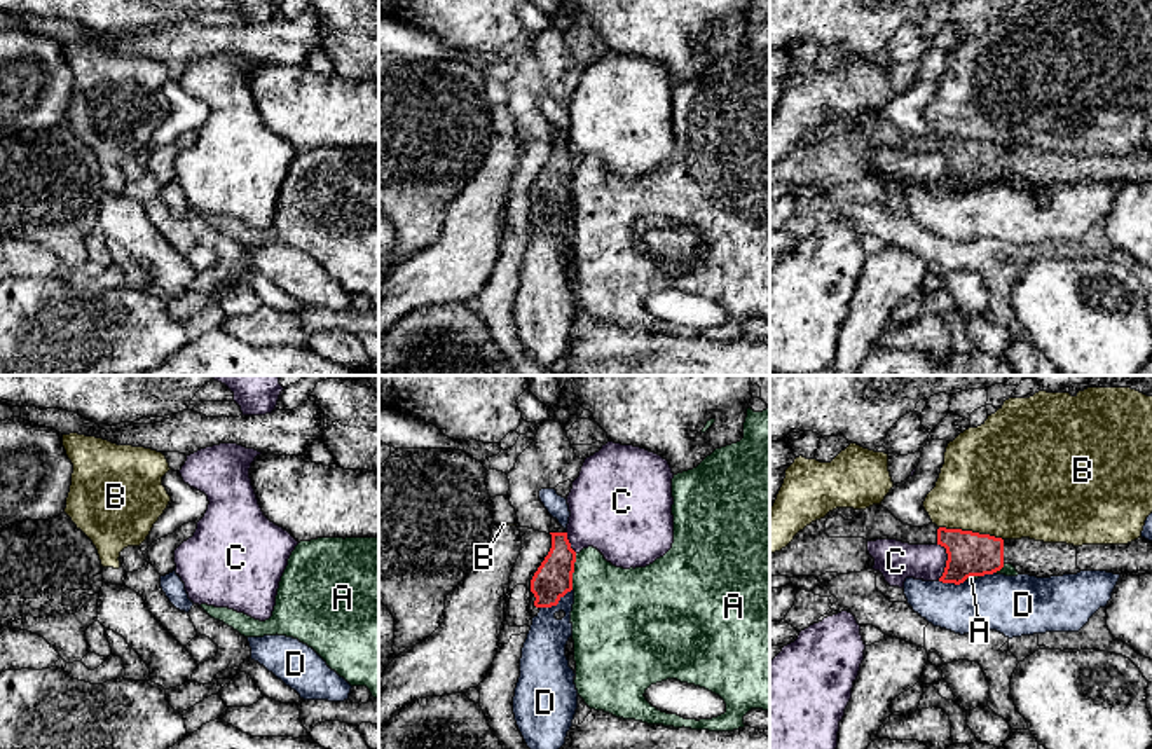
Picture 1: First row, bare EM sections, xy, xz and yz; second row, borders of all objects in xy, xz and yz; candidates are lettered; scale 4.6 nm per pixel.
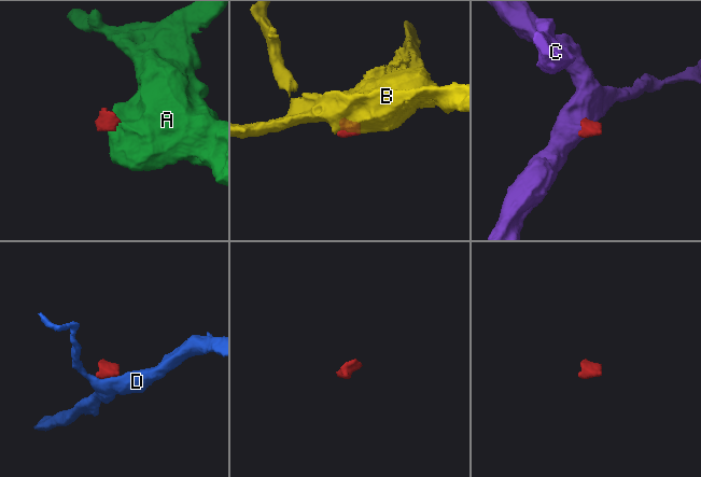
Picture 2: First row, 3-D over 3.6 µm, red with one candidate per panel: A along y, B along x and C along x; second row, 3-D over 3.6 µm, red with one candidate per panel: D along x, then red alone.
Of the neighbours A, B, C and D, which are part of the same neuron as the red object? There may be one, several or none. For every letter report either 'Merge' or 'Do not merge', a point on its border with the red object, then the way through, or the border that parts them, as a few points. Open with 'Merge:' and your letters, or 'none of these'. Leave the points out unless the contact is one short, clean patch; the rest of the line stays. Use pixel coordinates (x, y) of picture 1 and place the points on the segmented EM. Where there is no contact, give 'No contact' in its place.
Merge: none of these
A: Do not merge. Touches red at xz (573, 571). Boundary: xz (576, 554), (571, 589)
B: Do not merge. Touches red at yz (971, 531). Boundary: yz (939, 526), (988, 533), (1002, 540)
C: Do not merge. Touches red at yz (946, 561). Boundary: yz (936, 543), (946, 554), (946, 566), (938, 580)
D: Do not merge. Touches red at xz (555, 604). Boundary: xz (571, 589), (555, 604), (540, 608)

